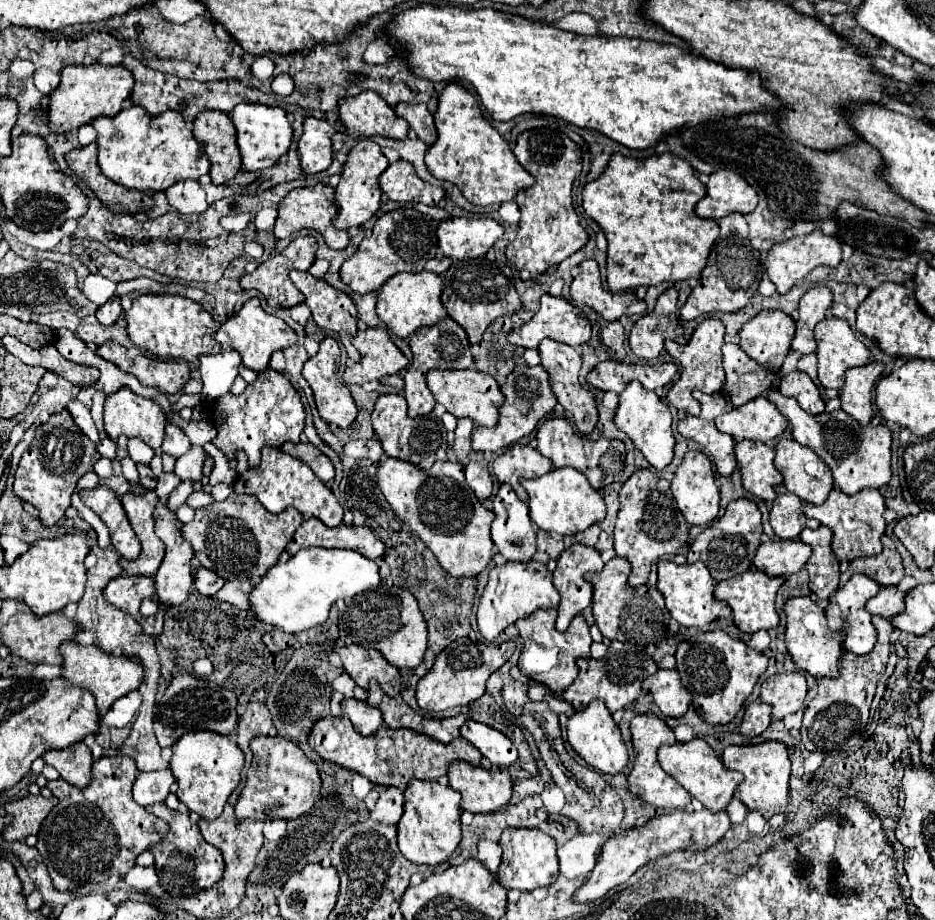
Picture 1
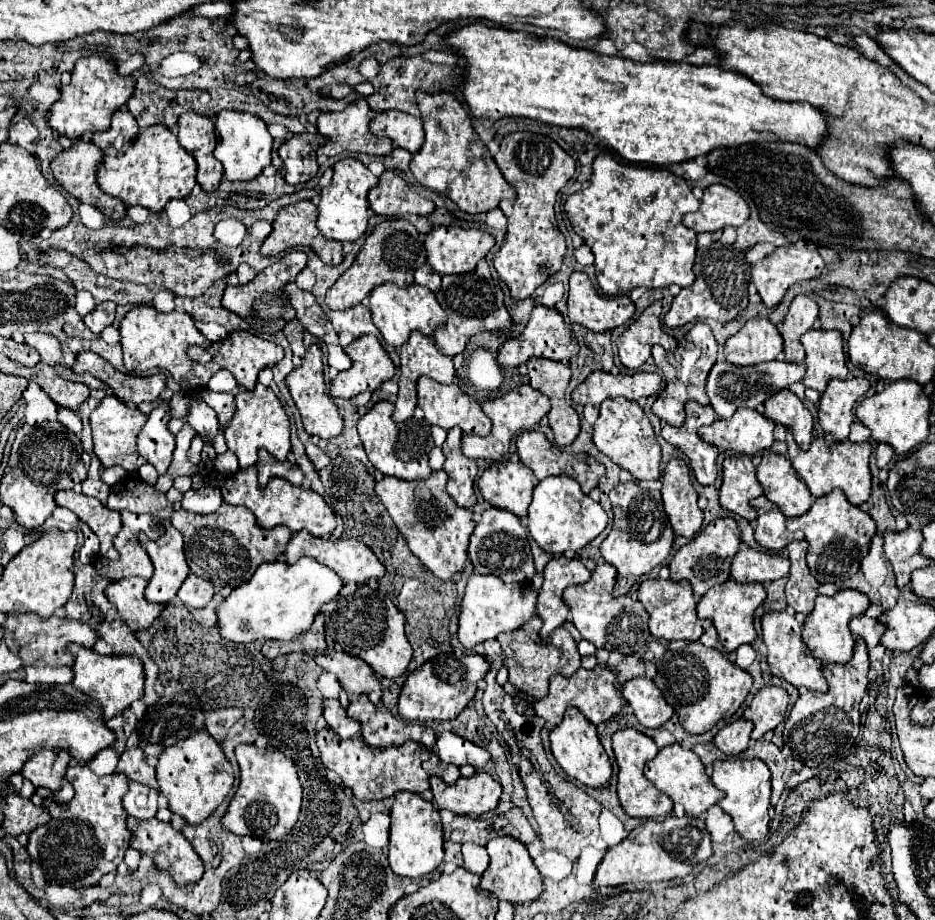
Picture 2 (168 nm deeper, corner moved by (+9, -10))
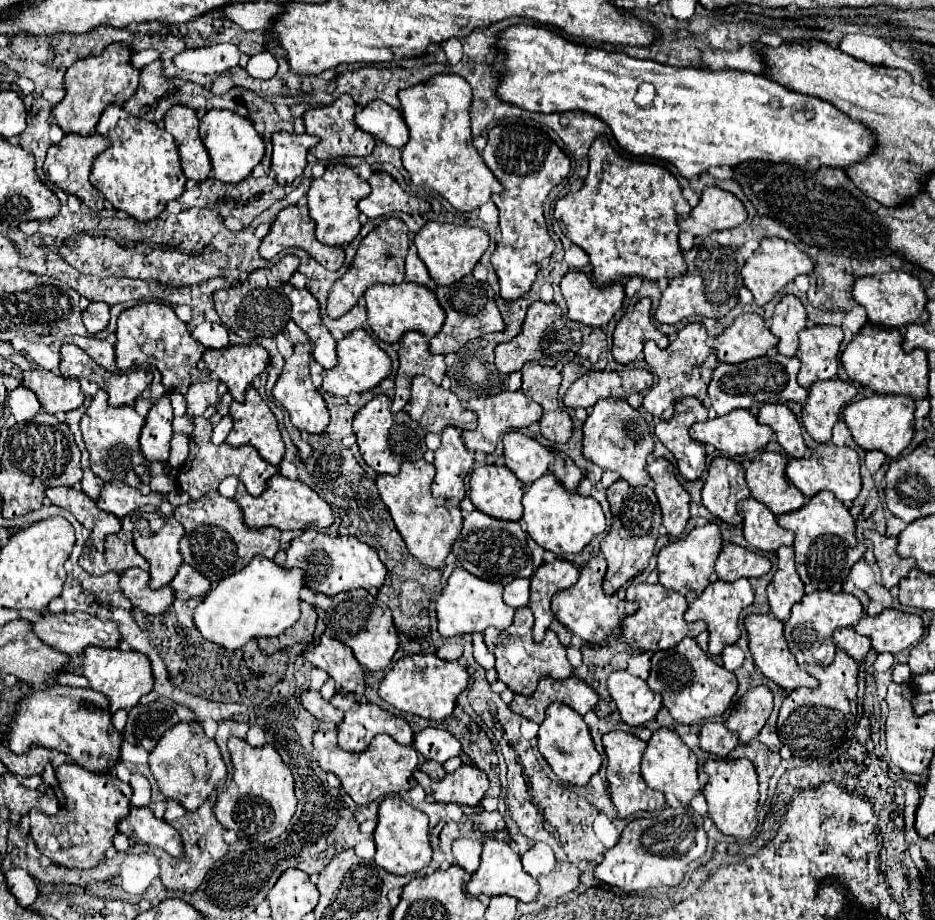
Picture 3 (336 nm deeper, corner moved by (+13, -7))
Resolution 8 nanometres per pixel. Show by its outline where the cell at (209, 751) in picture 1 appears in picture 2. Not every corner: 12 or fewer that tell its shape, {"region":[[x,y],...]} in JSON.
{"region":[[206,731],[164,749],[156,779],[168,809],[198,825],[234,785]]}

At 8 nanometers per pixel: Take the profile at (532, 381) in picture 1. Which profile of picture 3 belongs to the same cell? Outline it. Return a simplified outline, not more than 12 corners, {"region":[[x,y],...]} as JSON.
{"region":[[522,390],[470,398],[478,426],[462,432],[470,450],[494,452],[504,432],[540,420]]}

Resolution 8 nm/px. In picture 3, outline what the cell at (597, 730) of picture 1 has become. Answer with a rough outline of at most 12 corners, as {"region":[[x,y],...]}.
{"region":[[552,702],[538,752],[562,782],[588,784],[602,758],[586,722]]}

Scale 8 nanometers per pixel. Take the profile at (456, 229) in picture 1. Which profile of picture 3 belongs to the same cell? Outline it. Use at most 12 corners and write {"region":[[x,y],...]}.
{"region":[[426,222],[414,236],[438,286],[472,272],[488,248],[482,228]]}

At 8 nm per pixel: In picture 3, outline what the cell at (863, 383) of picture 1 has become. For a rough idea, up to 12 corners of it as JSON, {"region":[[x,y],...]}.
{"region":[[814,382],[802,408],[812,440],[824,444],[856,388]]}

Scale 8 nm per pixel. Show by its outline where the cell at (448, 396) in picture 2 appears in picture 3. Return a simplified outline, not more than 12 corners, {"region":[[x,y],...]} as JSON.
{"region":[[426,376],[412,380],[410,418],[426,432],[474,430],[476,414]]}

